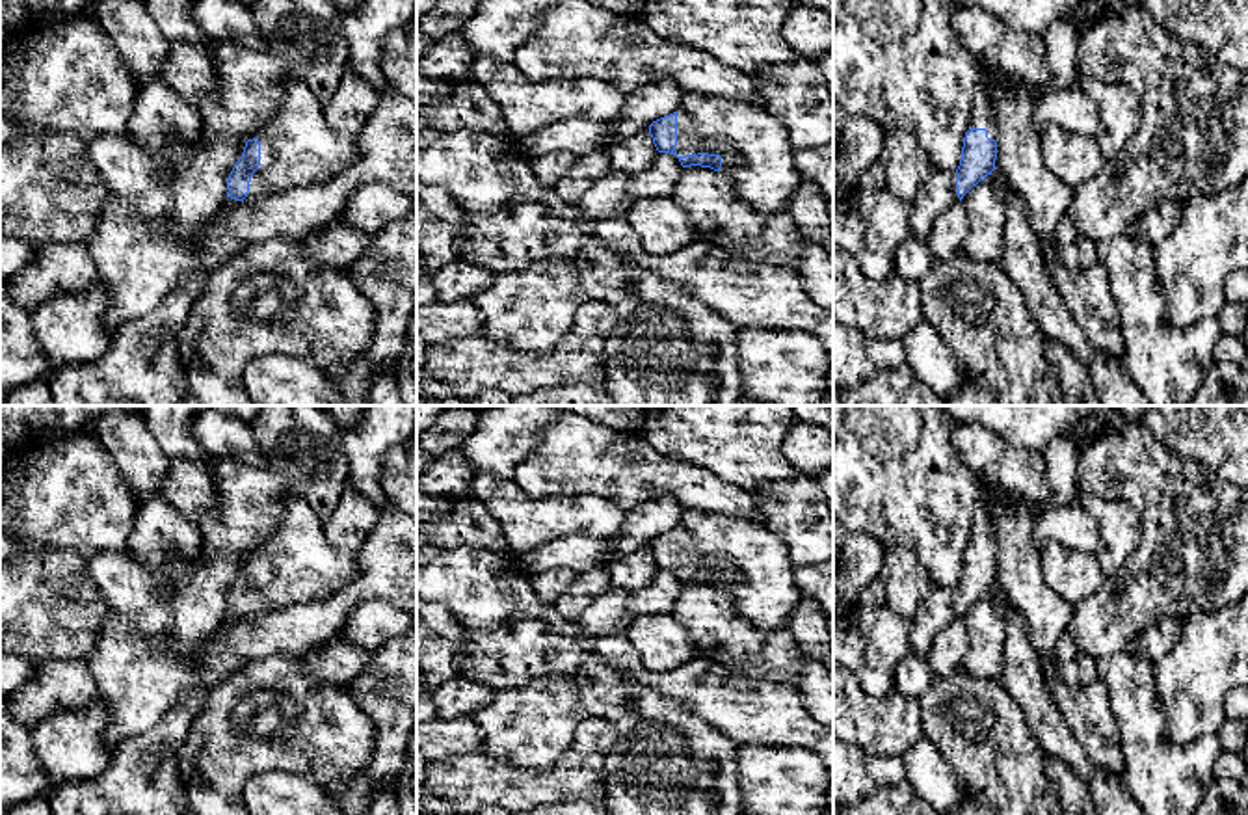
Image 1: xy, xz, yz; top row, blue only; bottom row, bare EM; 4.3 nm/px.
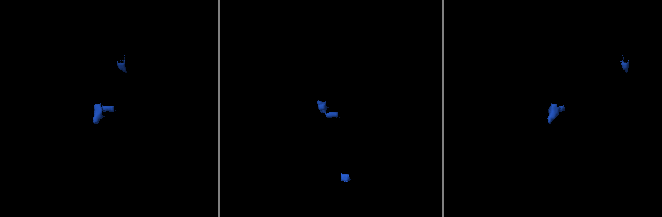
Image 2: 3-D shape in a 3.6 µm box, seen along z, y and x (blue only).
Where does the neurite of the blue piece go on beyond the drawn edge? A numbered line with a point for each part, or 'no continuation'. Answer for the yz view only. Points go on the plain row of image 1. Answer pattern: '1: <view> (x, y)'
1: yz (984, 533)

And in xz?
1: xz (756, 570)

